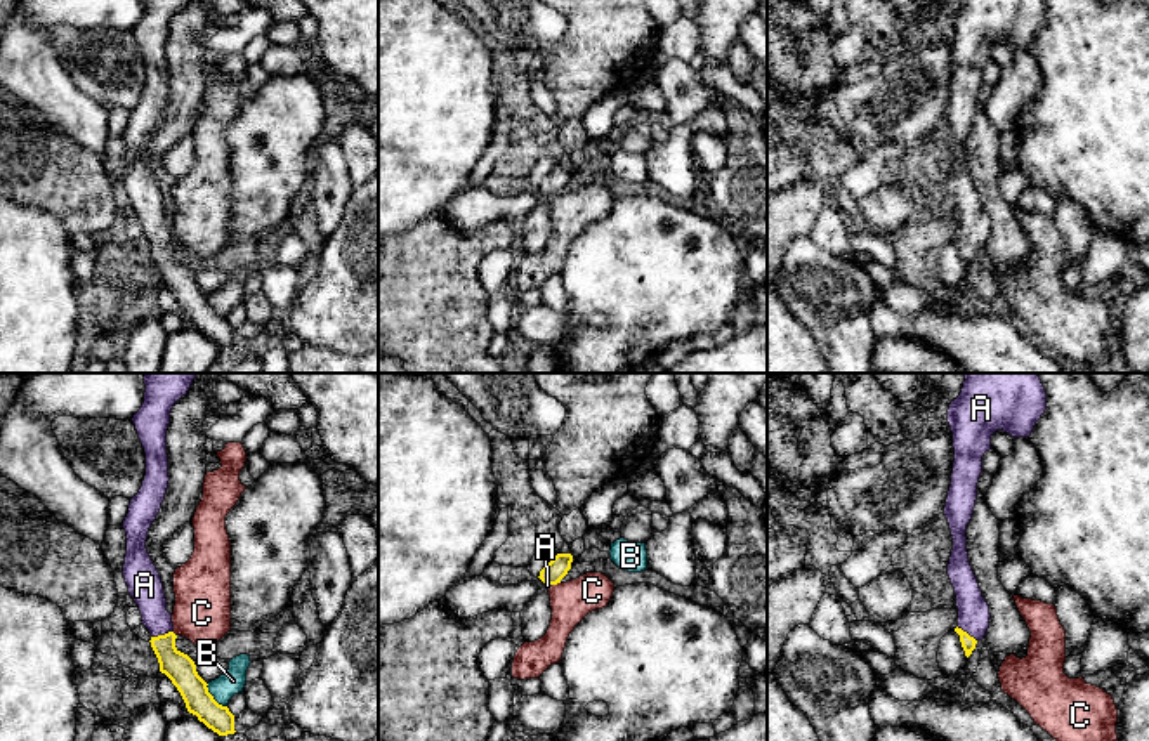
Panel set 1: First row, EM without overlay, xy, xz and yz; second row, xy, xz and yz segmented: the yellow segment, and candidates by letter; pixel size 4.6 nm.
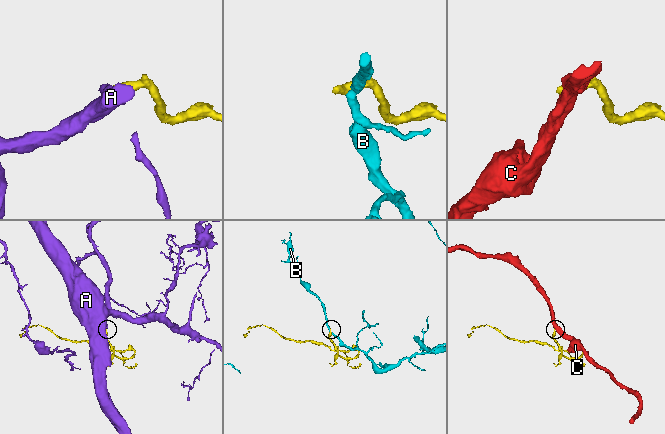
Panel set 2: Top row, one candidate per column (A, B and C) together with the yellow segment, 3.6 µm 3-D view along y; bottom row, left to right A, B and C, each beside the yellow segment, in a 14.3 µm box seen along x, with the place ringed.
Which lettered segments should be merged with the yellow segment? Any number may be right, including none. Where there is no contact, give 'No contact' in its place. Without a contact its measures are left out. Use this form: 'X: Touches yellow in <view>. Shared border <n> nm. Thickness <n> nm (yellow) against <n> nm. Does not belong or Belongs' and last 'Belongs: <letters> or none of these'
A: Touches yellow in xy. Shared border 110 nm. Thickness 140 nm (yellow) against 160 nm. Belongs
B: Touches yellow in xy. Shared border 140 nm. Thickness 140 nm (yellow) against 110 nm. Does not belong
C: Touches yellow in xz. Shared border 40 nm. Thickness 100 nm (yellow) against 190 nm. Does not belong
Belongs: A

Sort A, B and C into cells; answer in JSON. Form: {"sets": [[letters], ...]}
{"sets": [["A"], ["B"], ["C"]]}

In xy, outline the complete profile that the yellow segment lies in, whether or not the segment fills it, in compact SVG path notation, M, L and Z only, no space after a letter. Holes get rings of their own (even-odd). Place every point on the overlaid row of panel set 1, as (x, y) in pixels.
M142 373L144 403L132 422L146 453L146 475L130 500L123 521L127 554L123 578L139 606L151 647L165 673L181 692L189 713L219 736L234 734L234 715L208 692L194 661L175 647L172 614L167 611L163 583L148 548L148 531L156 519L168 488L167 429L174 404L187 394L198 373Z

